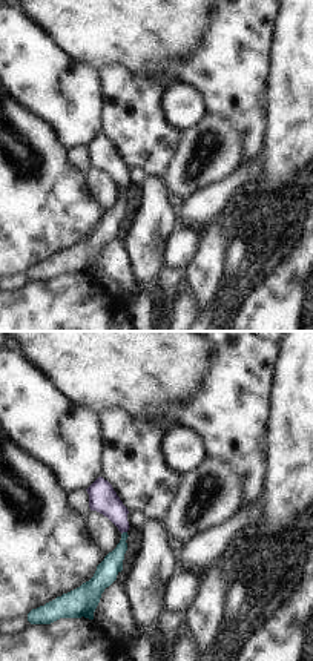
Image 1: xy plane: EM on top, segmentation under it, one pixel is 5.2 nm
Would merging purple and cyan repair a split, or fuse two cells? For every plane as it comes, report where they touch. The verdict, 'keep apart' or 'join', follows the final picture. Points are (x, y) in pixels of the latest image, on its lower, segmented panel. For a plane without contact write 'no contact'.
(123, 531)

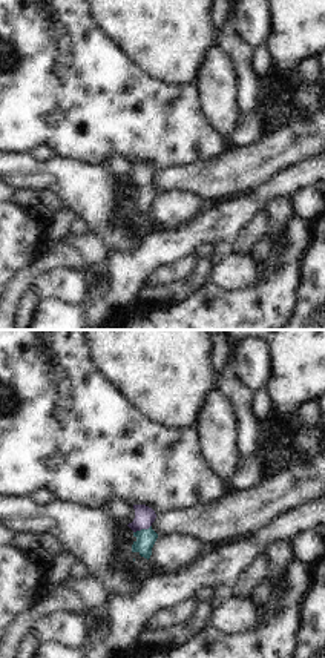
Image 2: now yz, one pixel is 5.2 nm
(141, 528)

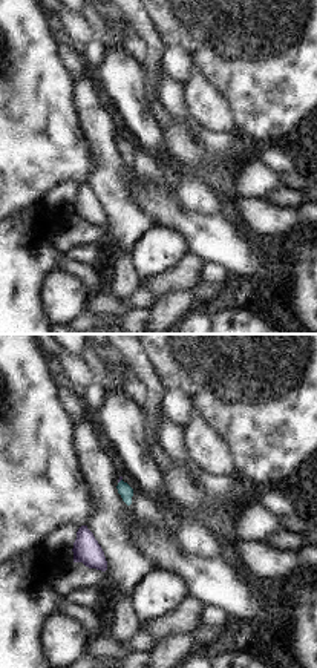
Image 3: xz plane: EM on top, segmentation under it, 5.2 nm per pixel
(120, 480)

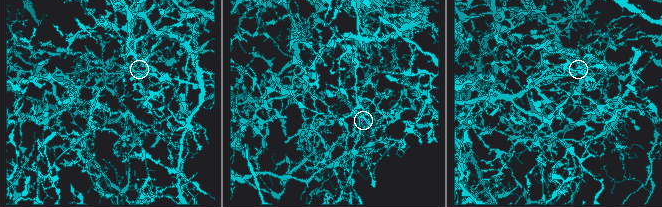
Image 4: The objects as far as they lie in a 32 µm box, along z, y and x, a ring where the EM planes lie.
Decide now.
join

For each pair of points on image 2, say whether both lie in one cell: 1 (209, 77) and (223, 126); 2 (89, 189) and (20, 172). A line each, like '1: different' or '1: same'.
1: same
2: same

